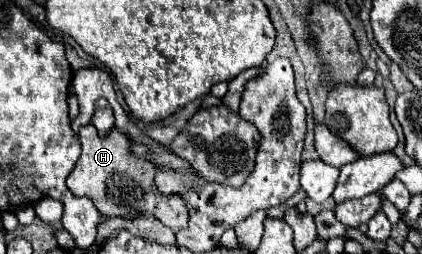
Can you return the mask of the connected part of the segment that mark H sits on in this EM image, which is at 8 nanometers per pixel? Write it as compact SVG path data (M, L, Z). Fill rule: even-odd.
M94 125L80 127L80 143L82 143L82 155L74 167L74 171L68 175L66 185L76 197L88 197L94 201L96 209L104 217L124 217L134 219L138 213L150 213L158 221L162 221L166 227L178 231L184 229L188 223L188 209L180 195L164 195L154 183L156 167L154 163L138 157L132 153L130 139L118 131L116 127L110 129L106 137L100 137Z

